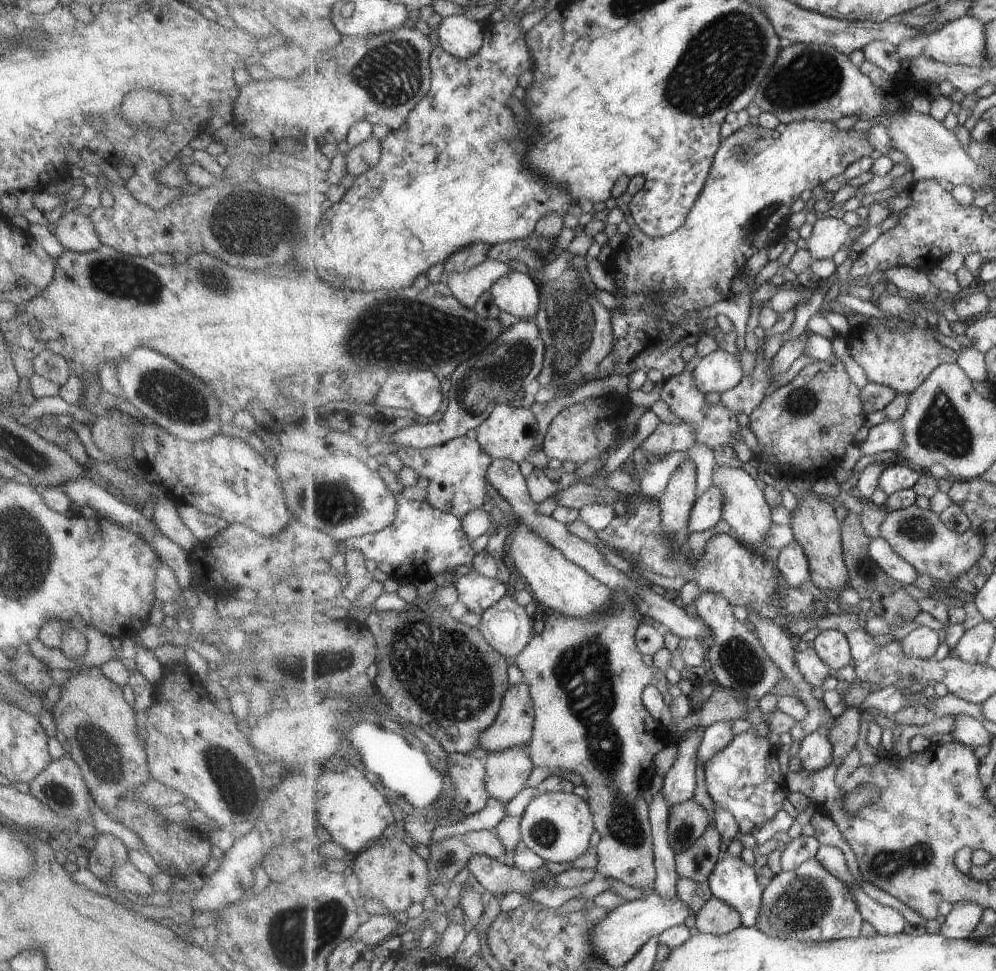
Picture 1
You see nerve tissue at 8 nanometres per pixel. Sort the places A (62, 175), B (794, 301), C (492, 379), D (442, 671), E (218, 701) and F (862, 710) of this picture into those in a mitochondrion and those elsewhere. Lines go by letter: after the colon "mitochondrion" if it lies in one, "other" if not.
A: other
B: other
C: mitochondrion
D: mitochondrion
E: other
F: other

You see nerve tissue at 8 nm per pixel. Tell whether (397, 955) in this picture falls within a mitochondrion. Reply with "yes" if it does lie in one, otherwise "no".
no

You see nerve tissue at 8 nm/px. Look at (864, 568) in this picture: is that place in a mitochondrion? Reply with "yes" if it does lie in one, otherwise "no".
yes

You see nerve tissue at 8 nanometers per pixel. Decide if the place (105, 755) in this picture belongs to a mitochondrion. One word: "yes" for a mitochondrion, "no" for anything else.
yes

